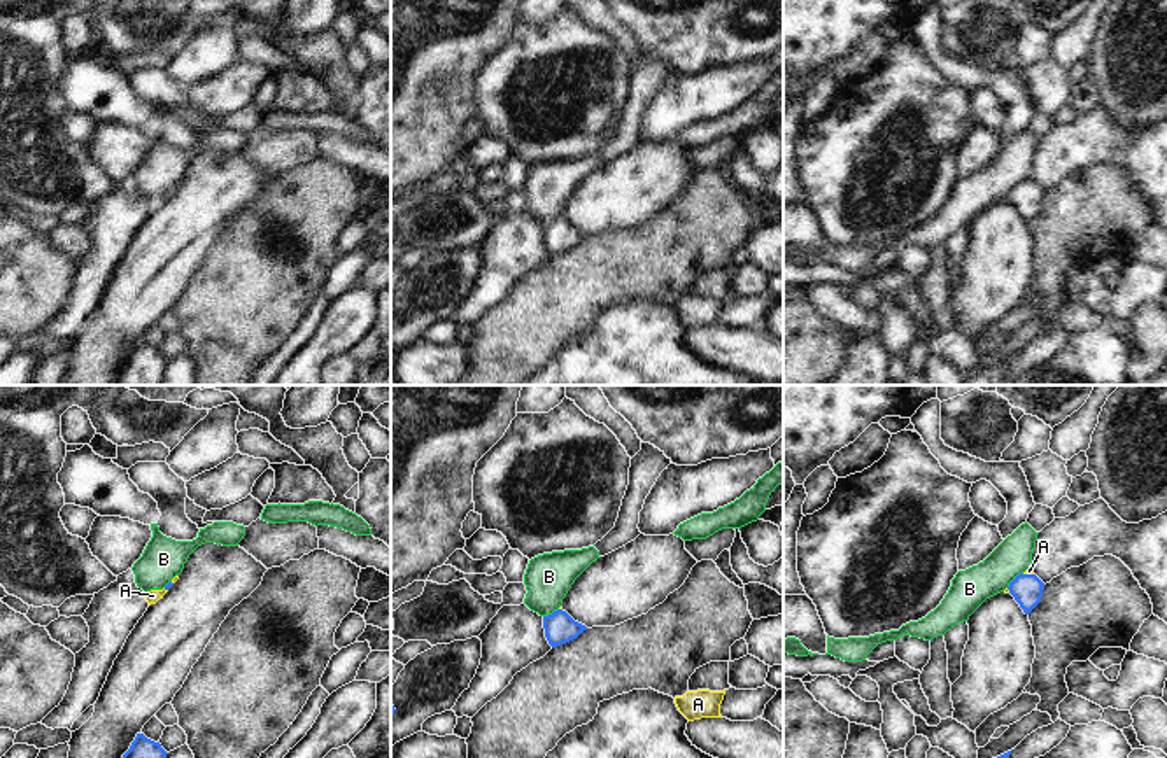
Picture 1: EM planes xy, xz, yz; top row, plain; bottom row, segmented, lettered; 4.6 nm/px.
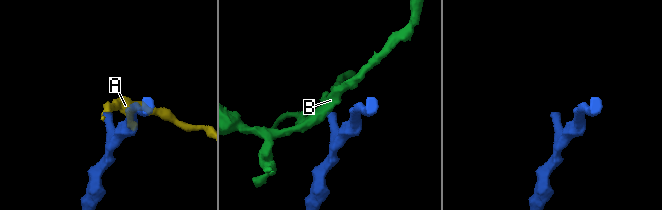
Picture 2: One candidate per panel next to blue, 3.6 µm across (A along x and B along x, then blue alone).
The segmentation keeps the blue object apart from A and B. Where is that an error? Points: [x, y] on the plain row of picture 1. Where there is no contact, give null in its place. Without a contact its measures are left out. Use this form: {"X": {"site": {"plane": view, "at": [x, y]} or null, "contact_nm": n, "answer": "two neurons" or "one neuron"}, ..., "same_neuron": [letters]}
{"A": {"site": {"plane": "yz", "at": [1027, 182]}, "contact_nm": 60, "answer": "one neuron"}, "B": {"site": {"plane": "yz", "at": [1013, 188]}, "contact_nm": 110, "answer": "two neurons"}, "same_neuron": ["A"]}

